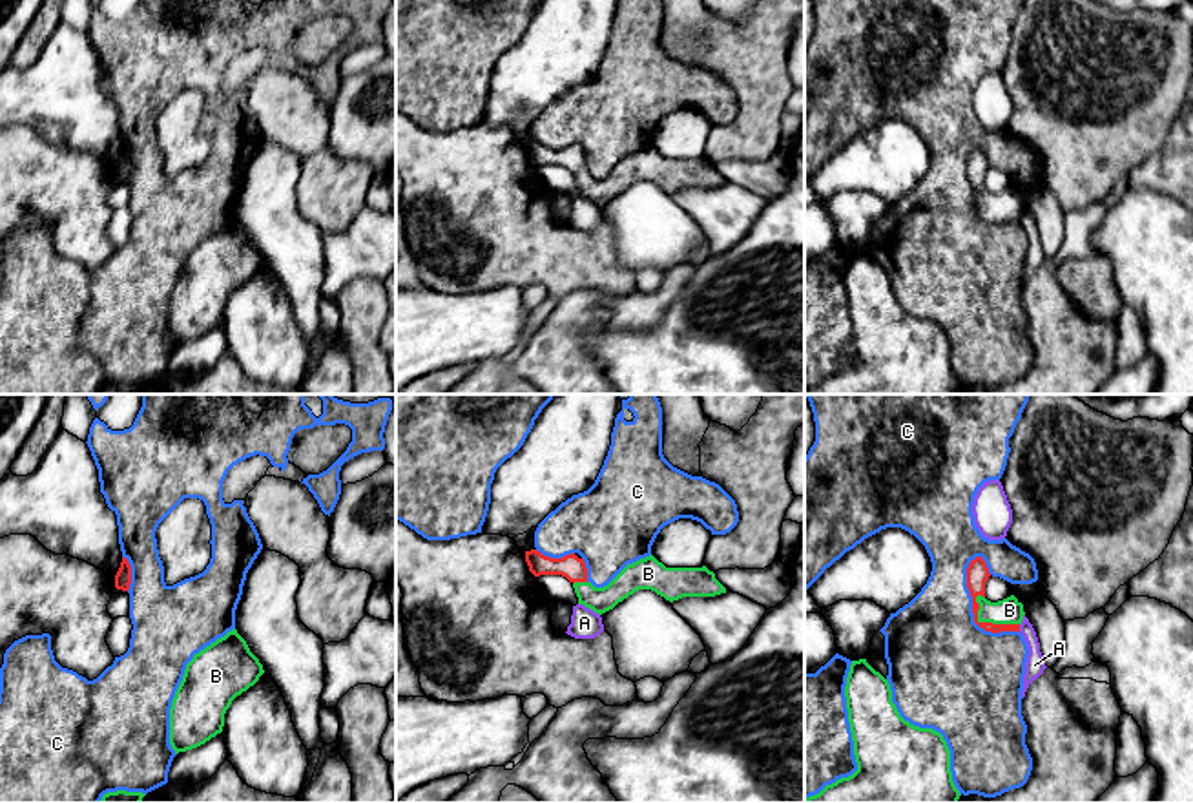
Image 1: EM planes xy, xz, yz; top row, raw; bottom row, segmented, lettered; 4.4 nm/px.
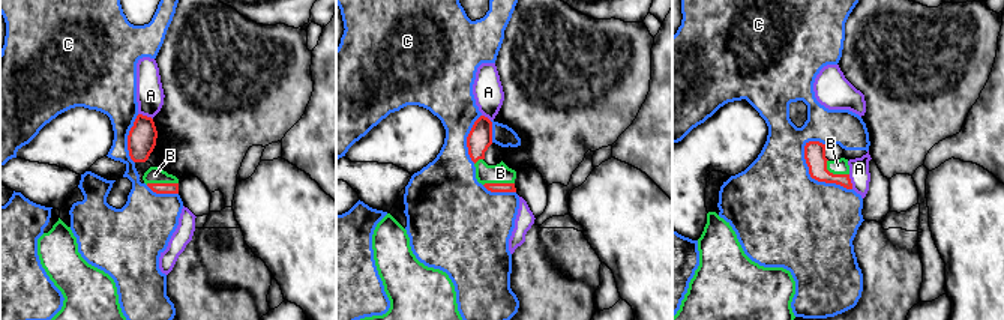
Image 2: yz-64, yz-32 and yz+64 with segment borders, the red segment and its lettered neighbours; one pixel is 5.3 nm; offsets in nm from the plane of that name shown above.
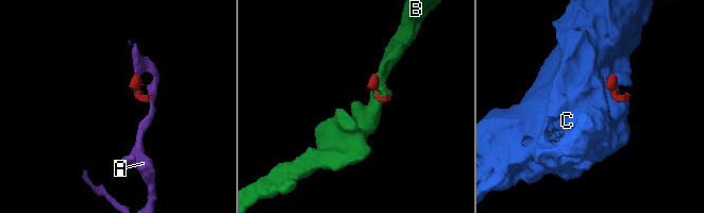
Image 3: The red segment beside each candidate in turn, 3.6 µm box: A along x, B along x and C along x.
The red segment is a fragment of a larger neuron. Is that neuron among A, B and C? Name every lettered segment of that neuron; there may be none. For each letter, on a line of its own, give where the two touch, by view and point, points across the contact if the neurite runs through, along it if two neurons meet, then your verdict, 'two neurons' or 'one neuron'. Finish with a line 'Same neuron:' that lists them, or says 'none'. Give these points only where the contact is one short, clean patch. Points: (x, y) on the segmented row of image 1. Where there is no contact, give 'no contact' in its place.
A: contact yz (1018, 628); two neurons
B: contact yz (987, 623); way yz (978, 573), (978, 619), (987, 623), (1009, 610); one neuron
C: contact yz (973, 610); two neurons
Same neuron: B

